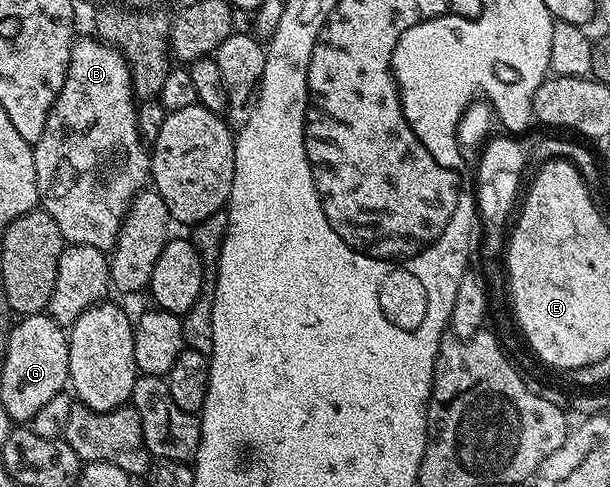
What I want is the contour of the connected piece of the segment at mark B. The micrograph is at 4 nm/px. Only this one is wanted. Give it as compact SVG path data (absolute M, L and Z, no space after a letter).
M98 37L76 38L71 46L71 60L59 96L47 114L45 131L33 146L37 165L37 189L42 210L57 221L68 244L93 245L104 253L114 247L123 218L133 197L148 186L151 157L148 144L137 125L137 100L131 87L131 71L116 47Z

